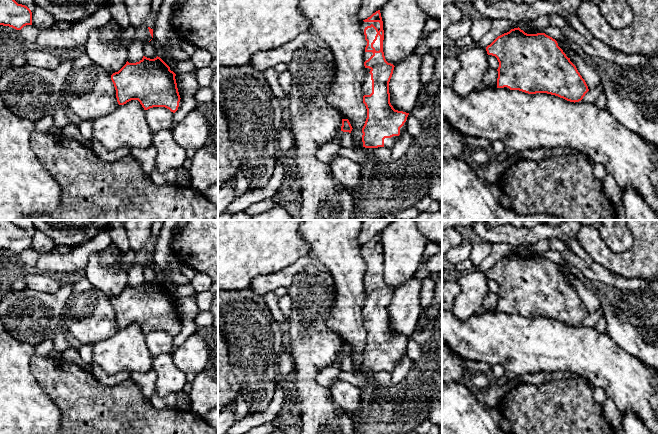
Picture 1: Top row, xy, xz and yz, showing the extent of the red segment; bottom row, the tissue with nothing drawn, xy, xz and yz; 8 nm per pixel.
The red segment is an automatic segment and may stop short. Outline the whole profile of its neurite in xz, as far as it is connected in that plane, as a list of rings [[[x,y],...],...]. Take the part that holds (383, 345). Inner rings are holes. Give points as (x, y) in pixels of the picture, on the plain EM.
[[[380,234],[363,244],[360,254],[366,264],[363,279],[366,303],[362,316],[367,333],[361,372],[391,373],[398,360],[406,356],[409,337],[395,334],[390,327],[389,306],[395,290],[388,287],[384,280],[384,254]]]

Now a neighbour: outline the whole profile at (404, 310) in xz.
[[[413,277],[397,287],[389,306],[390,327],[395,334],[409,337],[423,312],[420,305],[422,281]]]

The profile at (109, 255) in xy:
[[[112,242],[106,249],[102,250],[101,263],[104,267],[113,265],[120,250],[117,245]]]

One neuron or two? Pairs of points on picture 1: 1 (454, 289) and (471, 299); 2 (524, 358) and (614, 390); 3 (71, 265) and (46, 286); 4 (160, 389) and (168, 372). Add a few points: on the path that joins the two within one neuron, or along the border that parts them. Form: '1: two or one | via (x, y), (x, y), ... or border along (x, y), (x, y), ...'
1: two | border along (457, 282), (460, 292), (454, 299), (452, 306)
2: one | via (548, 358), (588, 358), (596, 366)
3: two | border along (40, 271), (49, 274)
4: one | via (164, 385), (168, 381), (168, 376)

